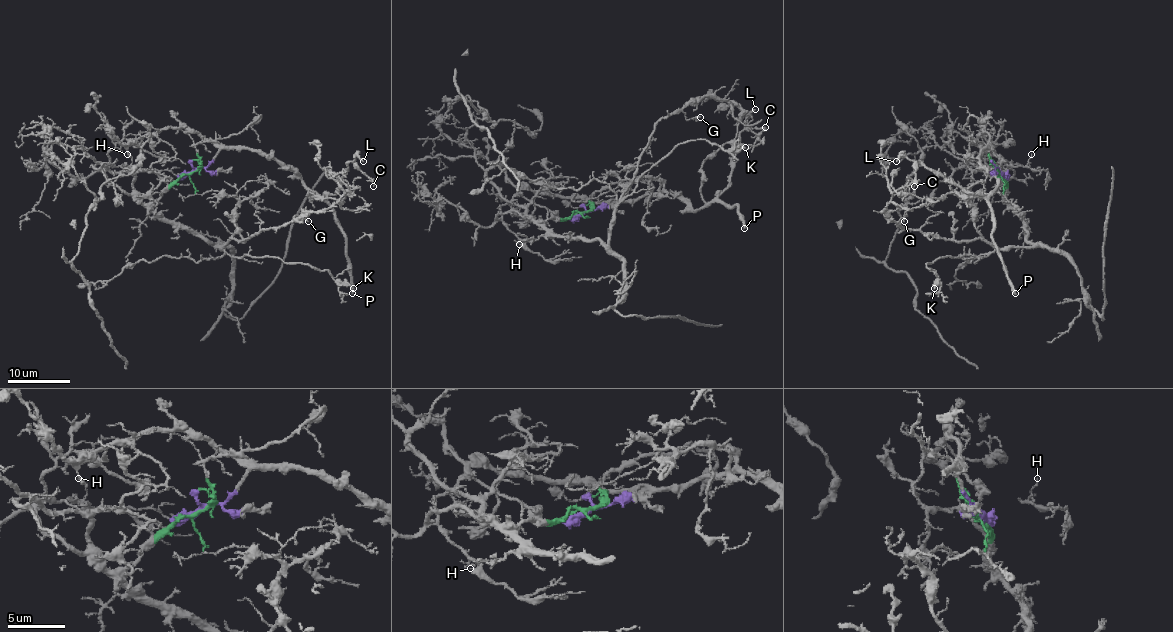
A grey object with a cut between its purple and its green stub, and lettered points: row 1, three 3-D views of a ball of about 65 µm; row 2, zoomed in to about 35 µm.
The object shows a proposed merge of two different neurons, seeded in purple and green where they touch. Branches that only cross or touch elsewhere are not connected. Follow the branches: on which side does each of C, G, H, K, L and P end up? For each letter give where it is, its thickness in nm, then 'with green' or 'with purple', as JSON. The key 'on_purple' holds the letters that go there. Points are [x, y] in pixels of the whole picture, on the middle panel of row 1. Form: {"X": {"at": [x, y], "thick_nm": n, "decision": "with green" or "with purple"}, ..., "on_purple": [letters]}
{"C": {"at": [765, 127], "thick_nm": 160, "decision": "with purple"}, "G": {"at": [700, 117], "thick_nm": 120, "decision": "with green"}, "H": {"at": [519, 244], "thick_nm": 110, "decision": "with green"}, "K": {"at": [745, 147], "thick_nm": 280, "decision": "with green"}, "L": {"at": [755, 109], "thick_nm": 180, "decision": "with purple"}, "P": {"at": [744, 228], "thick_nm": 340, "decision": "with purple"}, "on_purple": ["C", "L", "P"]}

